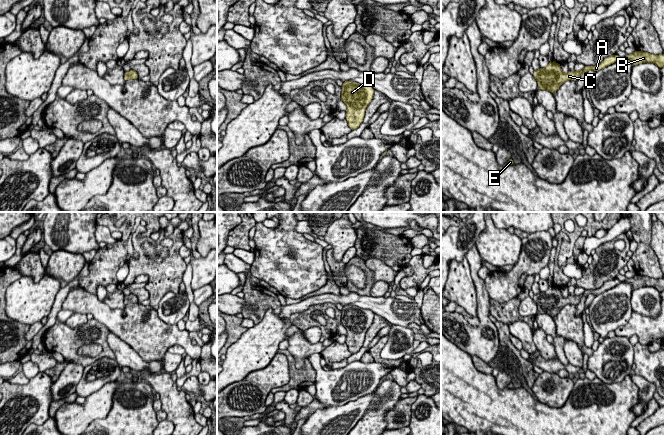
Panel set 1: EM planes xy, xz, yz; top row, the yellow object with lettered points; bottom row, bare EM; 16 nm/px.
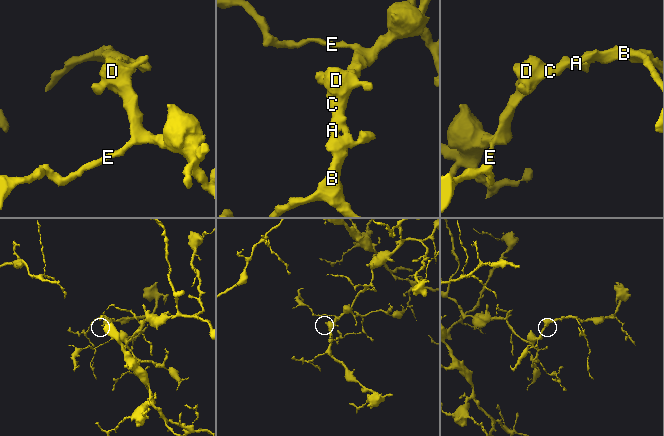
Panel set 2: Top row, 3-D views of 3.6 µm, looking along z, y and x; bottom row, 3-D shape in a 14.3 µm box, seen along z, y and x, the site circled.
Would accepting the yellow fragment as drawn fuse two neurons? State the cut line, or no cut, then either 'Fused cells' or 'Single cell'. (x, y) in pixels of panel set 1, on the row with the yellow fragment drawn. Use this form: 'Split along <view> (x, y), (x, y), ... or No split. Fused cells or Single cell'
No split. Single cell

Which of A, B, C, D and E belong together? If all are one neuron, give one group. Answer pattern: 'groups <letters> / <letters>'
groups A B C D E

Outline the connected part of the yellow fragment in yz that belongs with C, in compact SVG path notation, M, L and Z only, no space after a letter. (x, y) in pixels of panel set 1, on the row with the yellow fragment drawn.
M617 54L605 58L600 64L596 66L585 66L580 71L568 71L563 73L561 65L557 64L556 61L550 62L545 68L540 68L533 72L533 76L537 80L538 88L541 90L548 90L552 94L555 94L558 88L567 80L577 81L583 72L589 70L598 71L604 67L607 67L614 62L618 61L622 57Z

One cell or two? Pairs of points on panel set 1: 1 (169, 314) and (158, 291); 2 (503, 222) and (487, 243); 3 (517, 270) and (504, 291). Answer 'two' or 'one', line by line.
1: two
2: two
3: one

